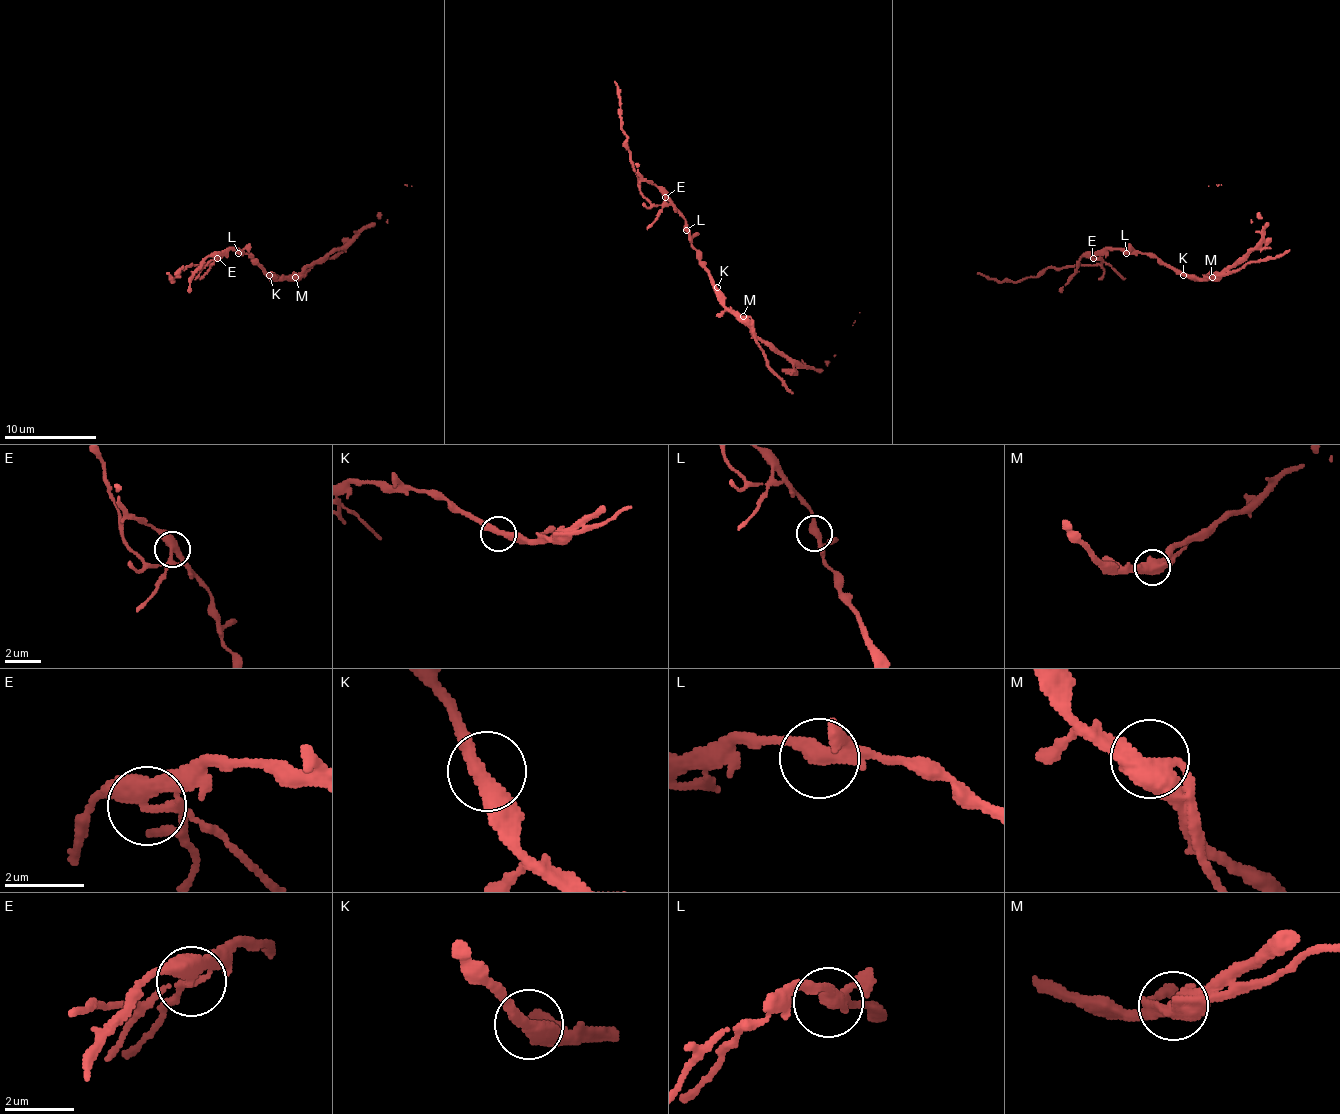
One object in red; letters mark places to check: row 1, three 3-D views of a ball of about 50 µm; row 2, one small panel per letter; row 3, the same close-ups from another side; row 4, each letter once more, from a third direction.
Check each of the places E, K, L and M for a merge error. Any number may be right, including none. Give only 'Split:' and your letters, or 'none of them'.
Split: E, M

